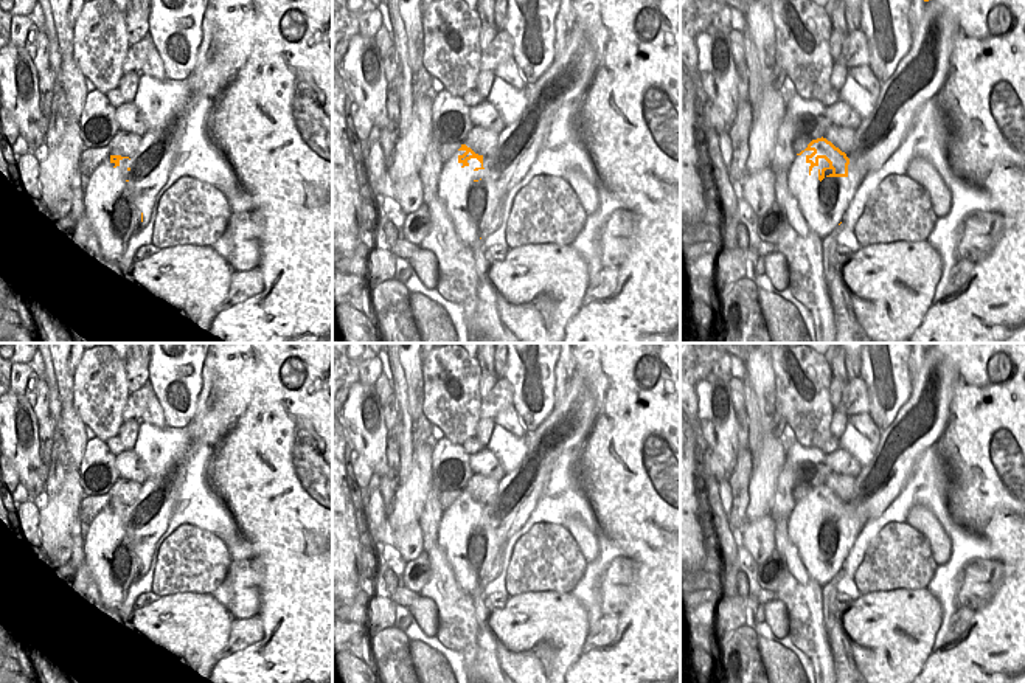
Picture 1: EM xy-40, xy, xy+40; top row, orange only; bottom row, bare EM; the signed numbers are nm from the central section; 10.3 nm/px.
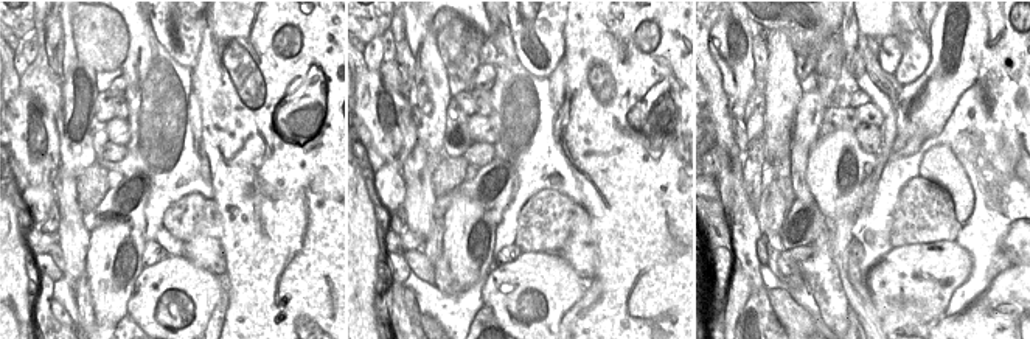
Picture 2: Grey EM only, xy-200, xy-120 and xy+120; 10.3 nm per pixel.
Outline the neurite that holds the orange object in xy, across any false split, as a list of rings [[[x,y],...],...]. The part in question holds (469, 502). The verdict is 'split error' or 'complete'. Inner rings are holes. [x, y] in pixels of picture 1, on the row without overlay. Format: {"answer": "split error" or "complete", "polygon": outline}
{"answer": "split error", "polygon": [[[461,492],[443,512],[438,526],[438,545],[446,553],[460,588],[472,596],[481,590],[480,581],[489,574],[495,559],[495,556],[480,556],[480,550],[471,550],[466,539],[472,529],[481,529],[485,525],[486,508],[485,503]]]}

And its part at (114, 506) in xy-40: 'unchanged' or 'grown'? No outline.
grown

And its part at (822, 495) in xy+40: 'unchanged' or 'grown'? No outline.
grown

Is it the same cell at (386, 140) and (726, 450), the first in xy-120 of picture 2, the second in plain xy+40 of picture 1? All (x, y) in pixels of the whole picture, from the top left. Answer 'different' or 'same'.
same

